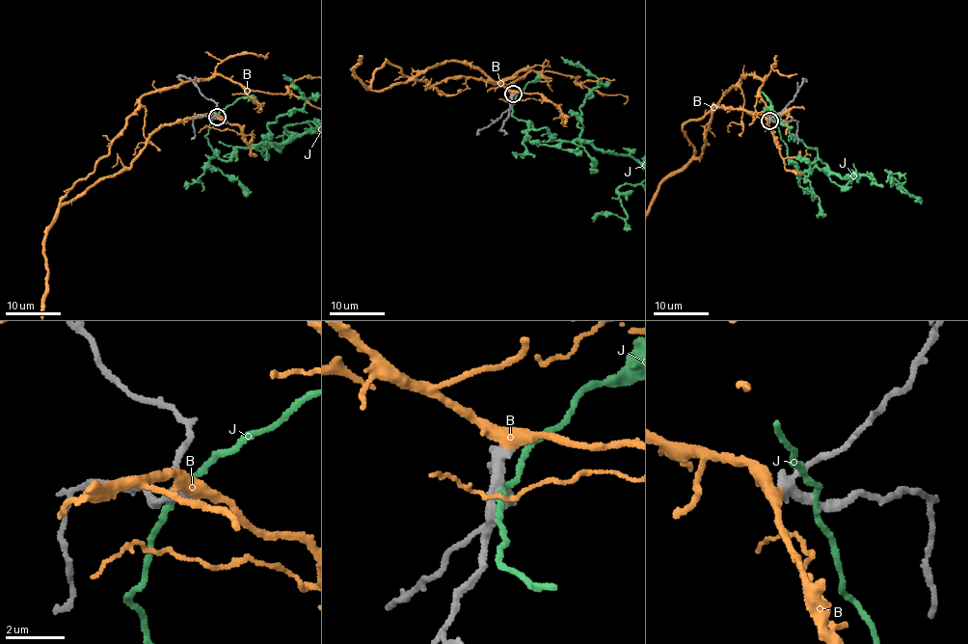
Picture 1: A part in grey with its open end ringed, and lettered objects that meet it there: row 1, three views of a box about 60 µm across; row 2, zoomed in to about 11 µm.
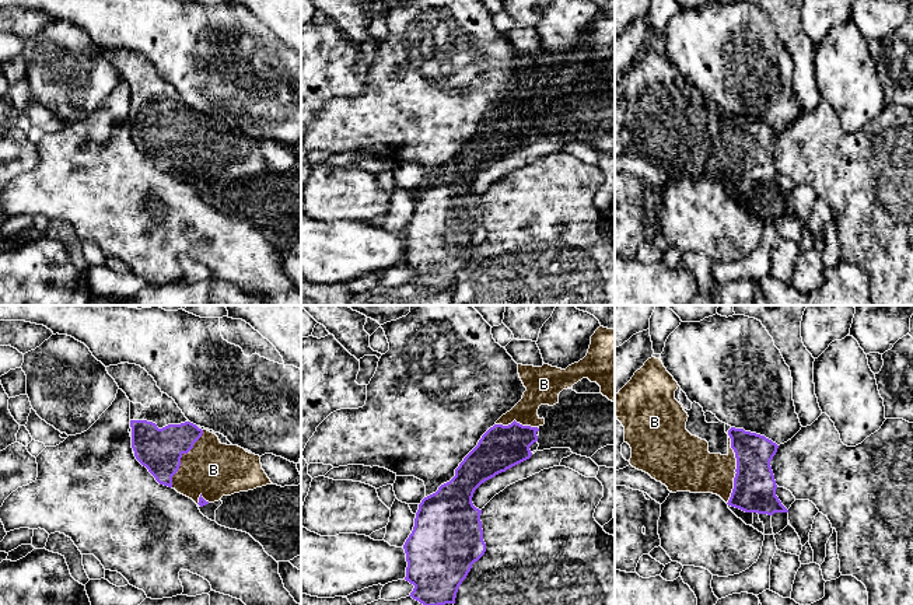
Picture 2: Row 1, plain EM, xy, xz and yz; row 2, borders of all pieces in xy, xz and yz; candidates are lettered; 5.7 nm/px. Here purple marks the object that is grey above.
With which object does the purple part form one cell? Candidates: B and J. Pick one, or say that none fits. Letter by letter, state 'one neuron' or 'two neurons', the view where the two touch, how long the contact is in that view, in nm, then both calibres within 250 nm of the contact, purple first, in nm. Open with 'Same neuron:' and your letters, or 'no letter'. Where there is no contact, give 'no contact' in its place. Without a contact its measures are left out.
Same neuron: B
B: one neuron | yz | 400 nm | 240/280 nm
J: two neurons | no contact

